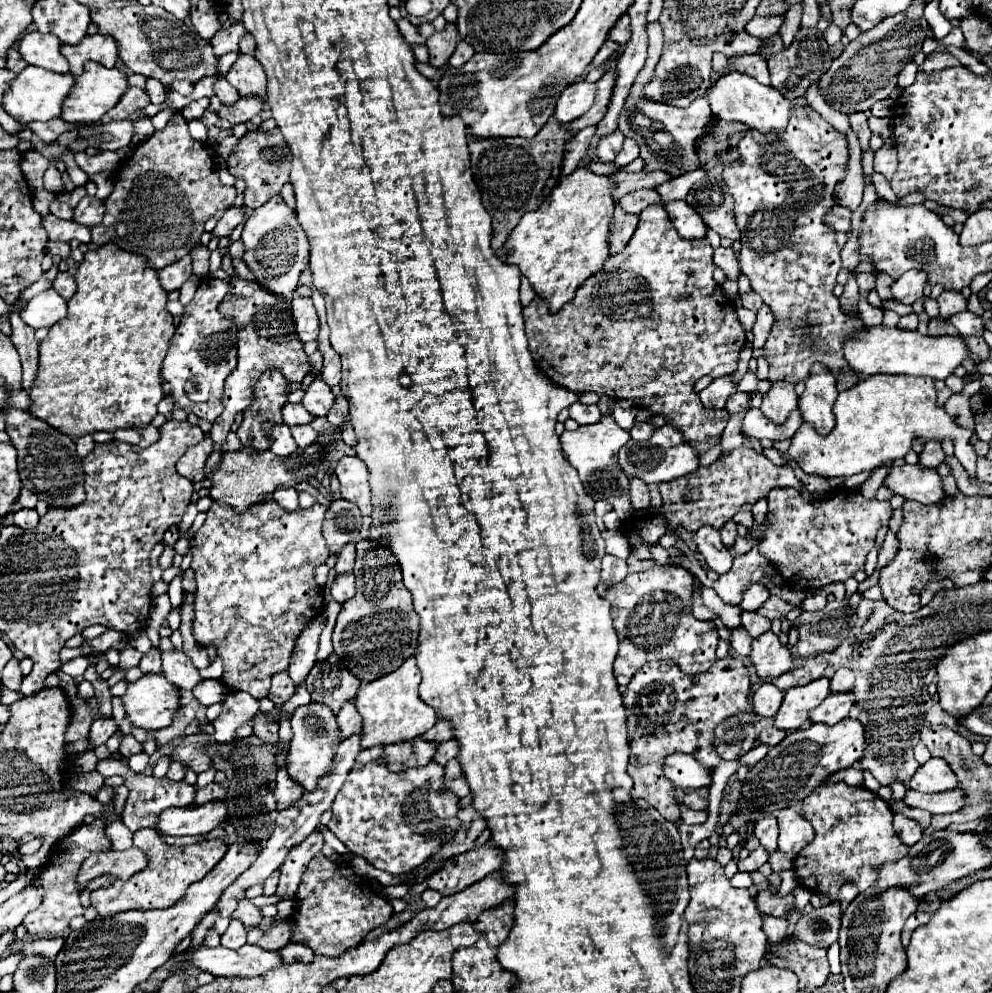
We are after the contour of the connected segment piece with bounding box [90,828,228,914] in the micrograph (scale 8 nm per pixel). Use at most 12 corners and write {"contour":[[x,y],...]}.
{"contour":[[133,834],[148,866],[94,890],[98,912],[168,908],[228,850],[220,838],[170,846]]}

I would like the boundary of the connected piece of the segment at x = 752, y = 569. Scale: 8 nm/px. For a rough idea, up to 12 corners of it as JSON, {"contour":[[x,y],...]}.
{"contour":[[758,544],[734,558],[732,570],[711,581],[701,567],[700,553],[696,575],[724,600],[736,606],[746,588],[776,568],[760,552]]}

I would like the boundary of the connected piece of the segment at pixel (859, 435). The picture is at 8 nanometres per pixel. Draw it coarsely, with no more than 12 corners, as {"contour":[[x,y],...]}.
{"contour":[[874,374],[804,422],[784,462],[854,476],[952,438],[976,478],[970,430],[936,406],[932,378]]}

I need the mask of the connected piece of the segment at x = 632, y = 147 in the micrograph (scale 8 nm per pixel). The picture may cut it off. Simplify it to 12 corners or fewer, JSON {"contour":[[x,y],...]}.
{"contour":[[626,138],[614,164],[628,166],[638,158],[638,144]]}

